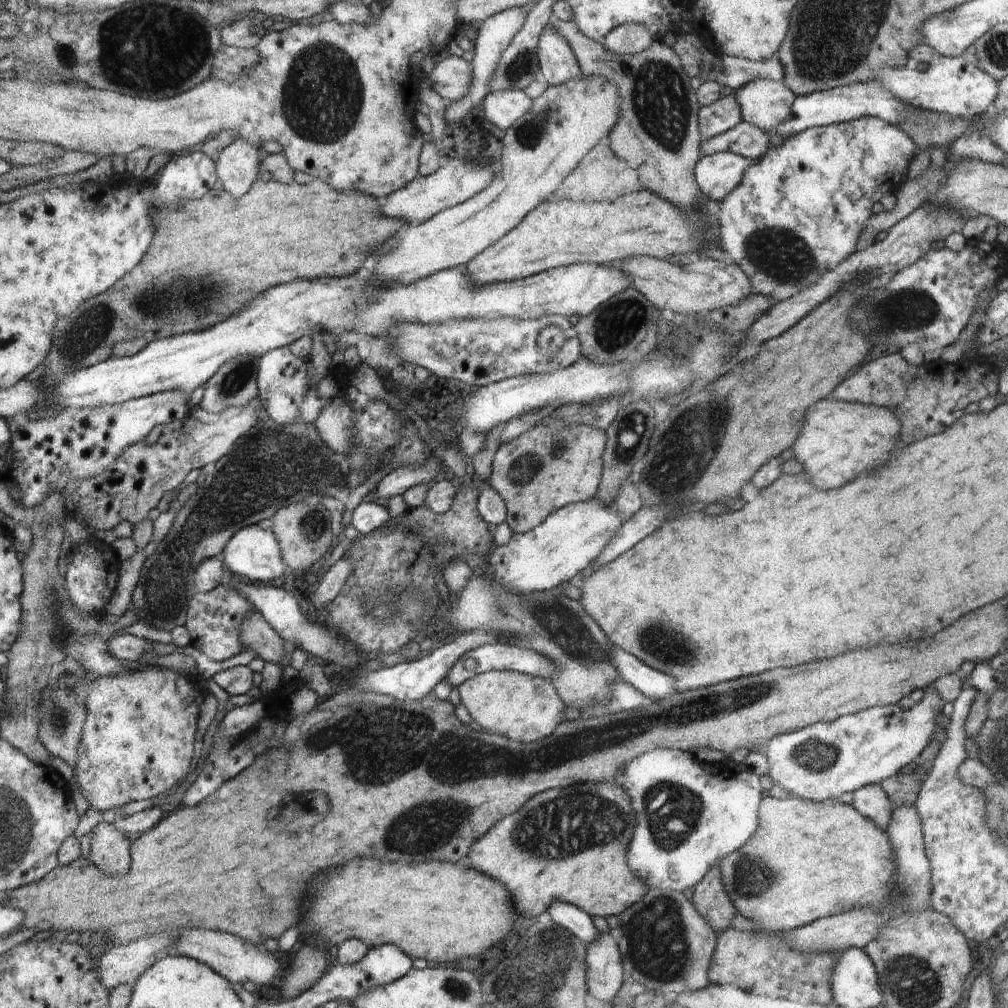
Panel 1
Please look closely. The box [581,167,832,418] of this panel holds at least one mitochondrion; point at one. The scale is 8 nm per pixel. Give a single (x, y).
(786, 258)

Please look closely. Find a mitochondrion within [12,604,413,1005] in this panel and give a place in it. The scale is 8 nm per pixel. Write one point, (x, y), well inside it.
(59, 717)

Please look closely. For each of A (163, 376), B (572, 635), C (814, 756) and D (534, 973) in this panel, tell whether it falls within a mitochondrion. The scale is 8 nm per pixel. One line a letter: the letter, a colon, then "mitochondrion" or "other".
A: other
B: mitochondrion
C: mitochondrion
D: mitochondrion

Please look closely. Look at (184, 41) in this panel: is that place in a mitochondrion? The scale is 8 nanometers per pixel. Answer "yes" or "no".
yes

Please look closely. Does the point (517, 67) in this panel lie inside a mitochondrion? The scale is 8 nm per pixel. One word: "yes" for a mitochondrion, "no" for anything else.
yes

